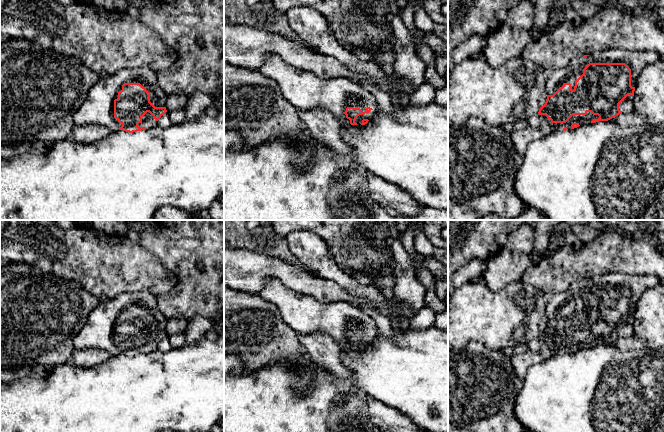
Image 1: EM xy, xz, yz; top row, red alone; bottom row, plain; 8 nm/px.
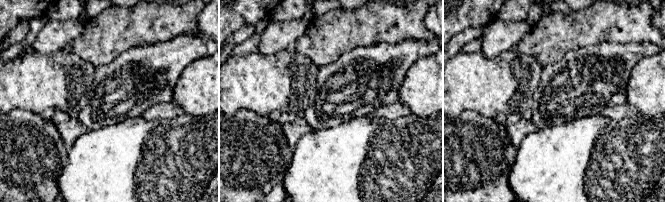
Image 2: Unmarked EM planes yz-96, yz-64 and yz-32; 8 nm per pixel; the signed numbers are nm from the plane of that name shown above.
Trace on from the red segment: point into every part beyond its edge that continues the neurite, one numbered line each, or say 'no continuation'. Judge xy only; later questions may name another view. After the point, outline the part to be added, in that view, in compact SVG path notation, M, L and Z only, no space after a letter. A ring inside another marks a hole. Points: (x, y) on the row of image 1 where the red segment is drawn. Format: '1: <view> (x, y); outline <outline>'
1: xy (98, 108); outline M148 67L122 69L101 79L91 88L85 101L74 114L75 126L99 124L117 132L122 126L114 118L114 100L124 83L140 83L150 93L150 102L155 107L165 107L167 95L157 80L157 72Z

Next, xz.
1: xz (302, 89); outline M267 55L259 72L273 79L285 98L298 111L323 108L329 111L341 126L350 124L344 112L347 107L360 108L364 114L355 122L371 120L379 105L371 92L347 78L322 79L310 71L297 69L280 57Z

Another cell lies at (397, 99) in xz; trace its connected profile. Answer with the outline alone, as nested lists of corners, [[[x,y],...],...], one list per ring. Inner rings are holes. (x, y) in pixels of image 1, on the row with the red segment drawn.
[[[300,6],[289,9],[285,15],[293,32],[303,39],[308,47],[343,62],[357,72],[373,77],[379,84],[385,85],[384,91],[389,95],[393,106],[403,106],[405,97],[392,88],[385,72],[377,64],[362,61],[341,47],[336,38],[330,34],[329,24],[320,12],[312,7]]]

